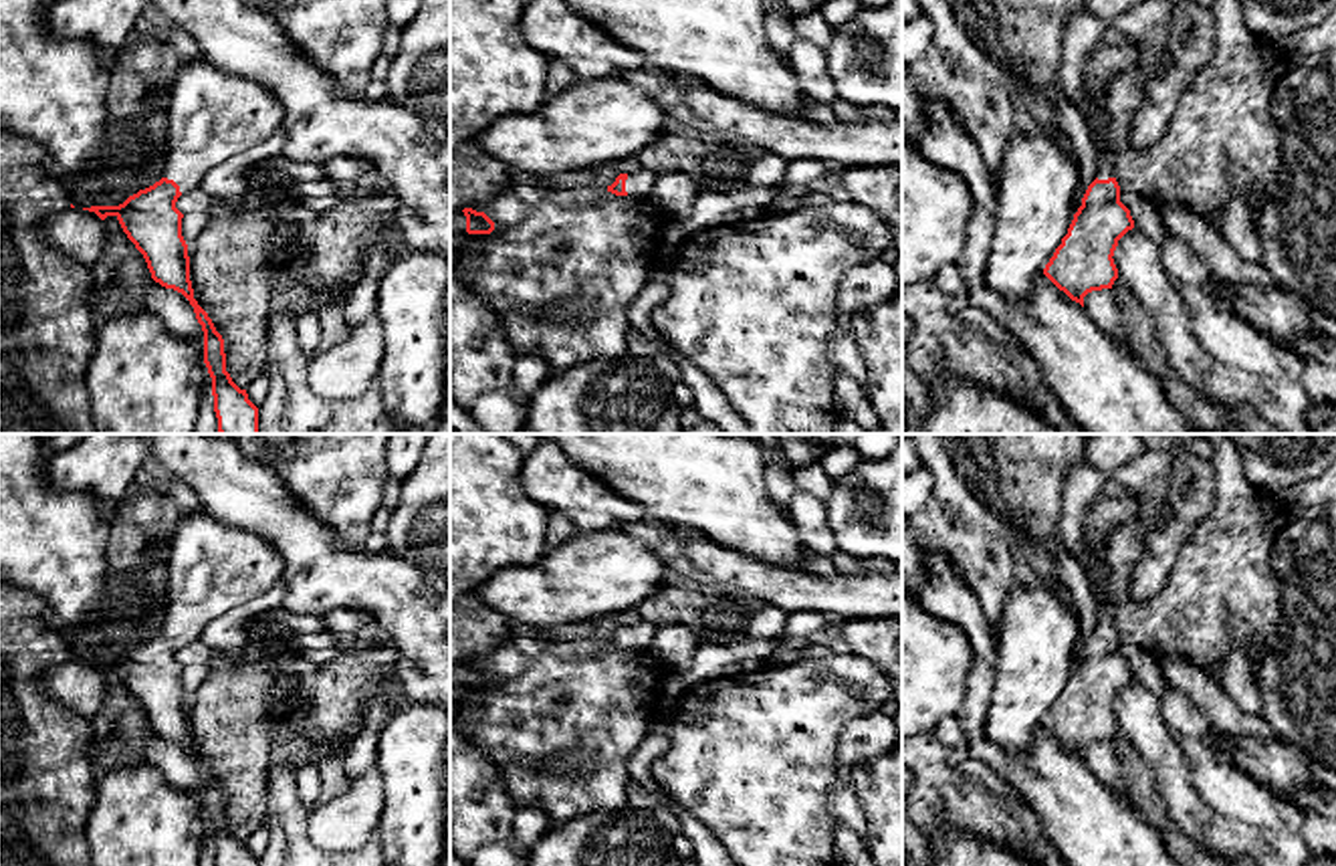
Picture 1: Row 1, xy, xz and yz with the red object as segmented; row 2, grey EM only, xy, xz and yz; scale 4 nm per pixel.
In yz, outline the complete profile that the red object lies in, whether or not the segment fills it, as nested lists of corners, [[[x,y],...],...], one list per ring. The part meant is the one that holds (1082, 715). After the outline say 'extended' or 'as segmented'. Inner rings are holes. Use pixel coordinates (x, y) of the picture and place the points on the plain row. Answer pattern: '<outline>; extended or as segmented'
[[[1108,541],[1100,545],[1096,559],[1080,559],[1092,583],[1100,622],[1043,727],[1084,759],[1088,745],[1112,741],[1118,731],[1112,709],[1118,692],[1134,680],[1134,672],[1120,654],[1120,638],[1114,630],[1116,604],[1110,596]]]; extended

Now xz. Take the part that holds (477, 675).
[[[472,660],[452,662],[450,664],[450,688],[452,686],[490,686],[494,674],[484,666]]]; extended

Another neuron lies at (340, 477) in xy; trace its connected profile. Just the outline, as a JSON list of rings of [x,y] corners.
[[[264,434],[289,493],[329,525],[345,549],[365,547],[389,480],[392,434]]]

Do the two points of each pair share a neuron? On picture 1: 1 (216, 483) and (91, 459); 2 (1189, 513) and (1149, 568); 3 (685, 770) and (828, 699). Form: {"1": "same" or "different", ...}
{"1": "different", "2": "same", "3": "same"}

